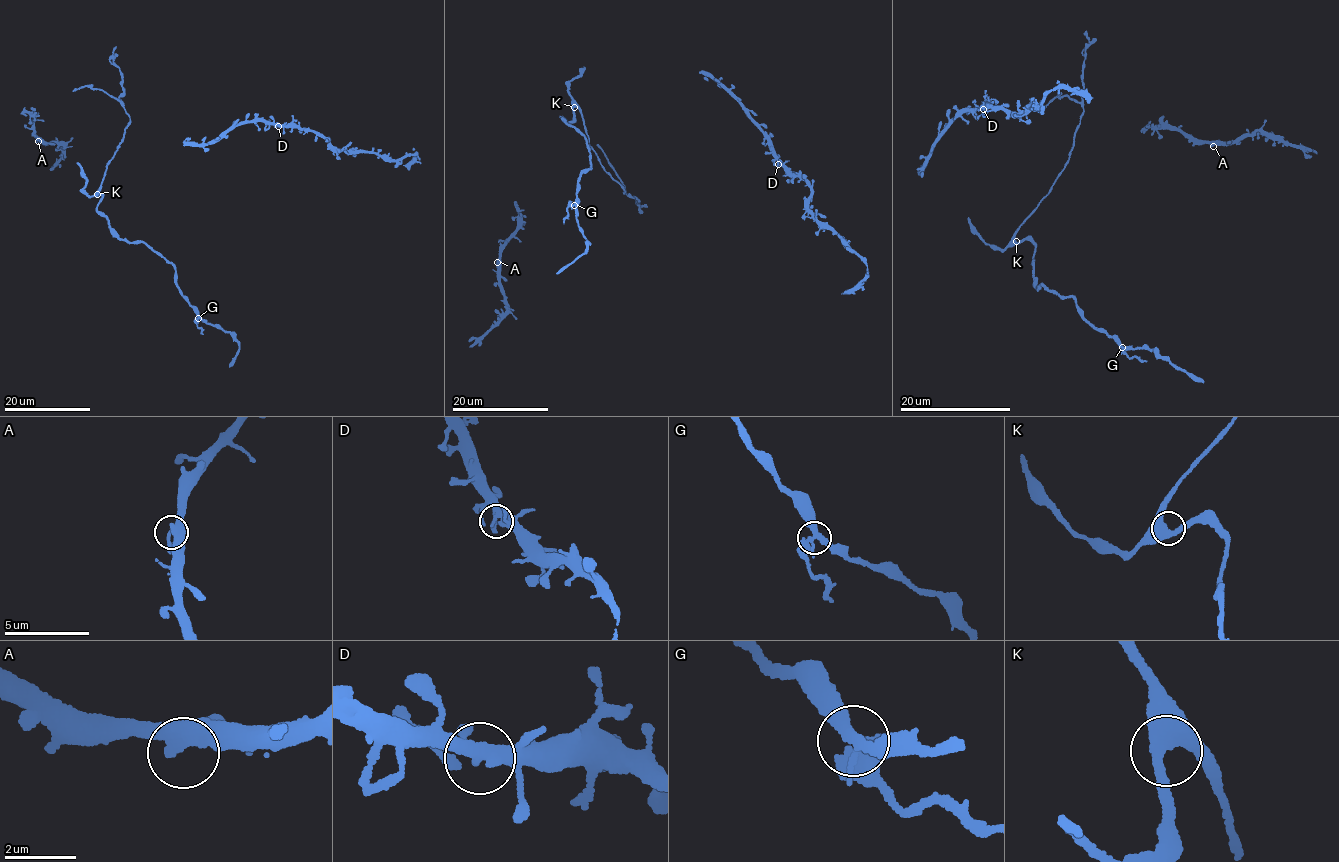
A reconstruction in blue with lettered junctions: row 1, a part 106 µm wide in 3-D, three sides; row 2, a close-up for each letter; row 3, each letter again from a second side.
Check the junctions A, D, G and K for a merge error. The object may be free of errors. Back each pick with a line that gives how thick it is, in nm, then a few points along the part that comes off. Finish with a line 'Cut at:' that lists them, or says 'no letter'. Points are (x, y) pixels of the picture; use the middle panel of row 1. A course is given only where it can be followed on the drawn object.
G: Thickness 340 nm. Course of the part to remove: (574, 205), (567, 208), (568, 217), (563, 223)
Cut at: G

